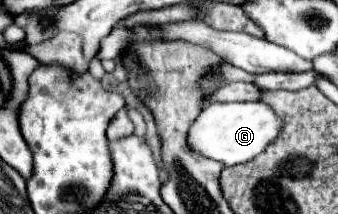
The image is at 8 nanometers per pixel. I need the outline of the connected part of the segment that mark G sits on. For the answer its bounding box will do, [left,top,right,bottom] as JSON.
[189,101,283,165]

